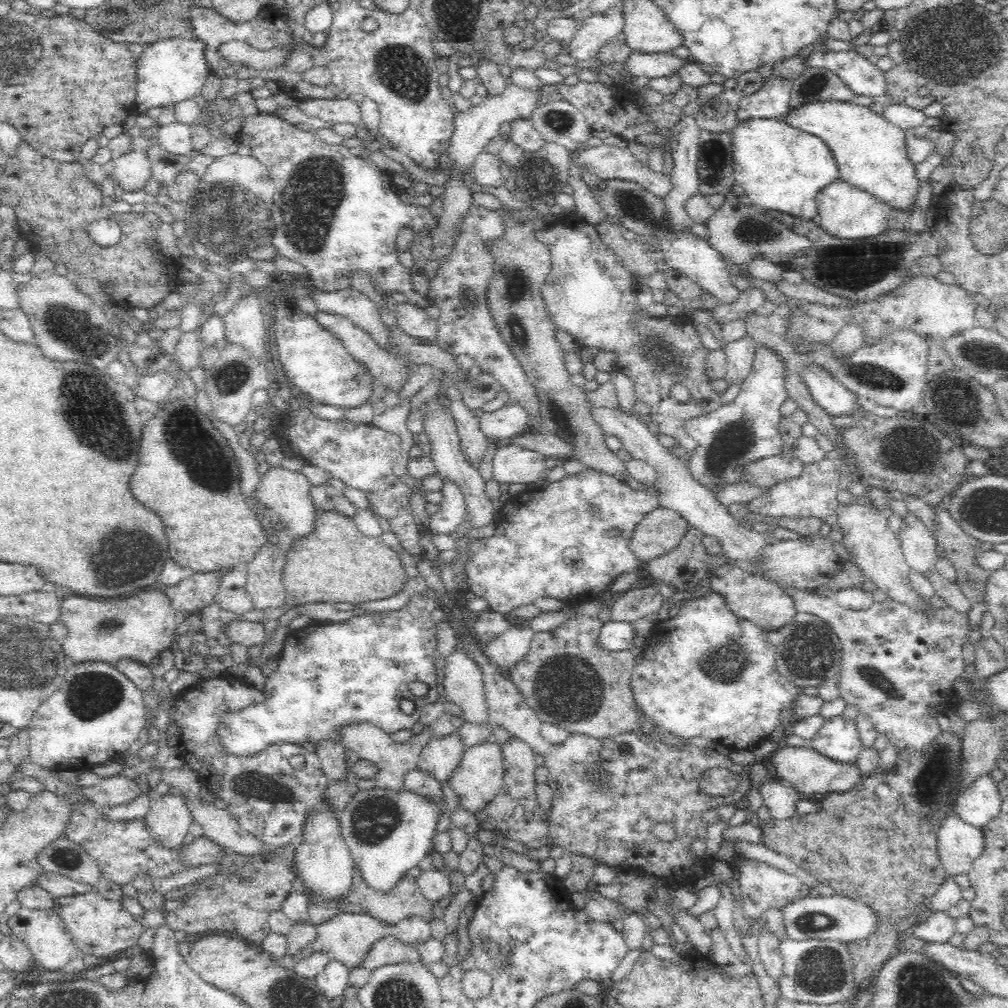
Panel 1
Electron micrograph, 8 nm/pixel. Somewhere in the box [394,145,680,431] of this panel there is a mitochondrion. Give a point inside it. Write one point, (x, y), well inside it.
(633, 205)

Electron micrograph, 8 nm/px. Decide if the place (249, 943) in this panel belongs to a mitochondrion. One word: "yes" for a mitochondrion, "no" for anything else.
no

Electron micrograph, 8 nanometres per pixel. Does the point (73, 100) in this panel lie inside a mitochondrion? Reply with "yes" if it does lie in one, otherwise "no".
no

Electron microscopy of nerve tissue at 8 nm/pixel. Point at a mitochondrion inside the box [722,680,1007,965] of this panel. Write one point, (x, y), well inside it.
(933, 777)

